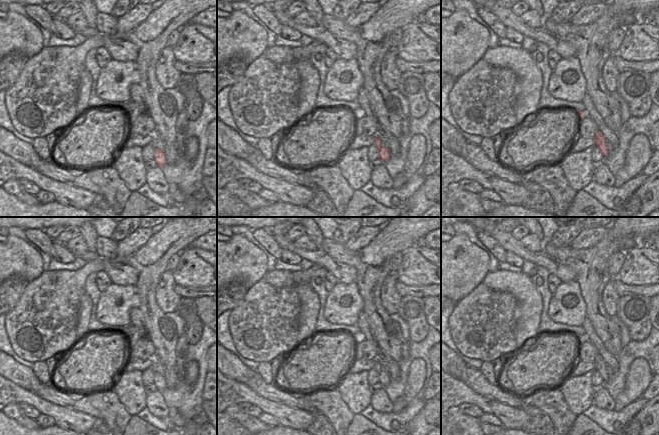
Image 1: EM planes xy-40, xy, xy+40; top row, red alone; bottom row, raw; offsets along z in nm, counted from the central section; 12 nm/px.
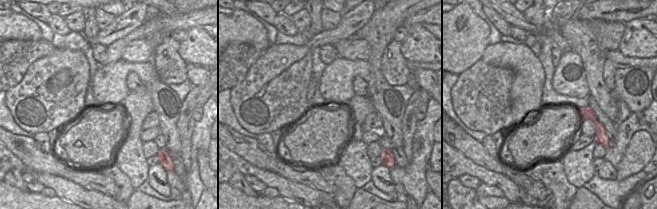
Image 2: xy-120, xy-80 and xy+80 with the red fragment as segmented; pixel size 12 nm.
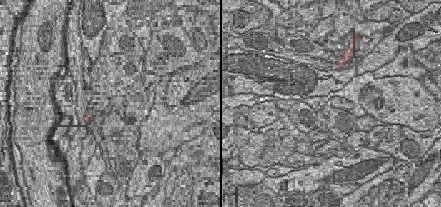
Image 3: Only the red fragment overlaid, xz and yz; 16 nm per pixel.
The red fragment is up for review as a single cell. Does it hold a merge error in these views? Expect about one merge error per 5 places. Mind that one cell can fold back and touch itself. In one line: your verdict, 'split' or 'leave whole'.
leave whole

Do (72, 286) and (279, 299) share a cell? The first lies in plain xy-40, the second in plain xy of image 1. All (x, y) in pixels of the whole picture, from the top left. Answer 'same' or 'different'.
same

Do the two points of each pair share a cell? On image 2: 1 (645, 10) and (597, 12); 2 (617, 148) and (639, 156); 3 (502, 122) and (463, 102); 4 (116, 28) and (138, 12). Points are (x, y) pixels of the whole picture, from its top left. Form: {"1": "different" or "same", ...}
{"1": "same", "2": "different", "3": "same", "4": "same"}

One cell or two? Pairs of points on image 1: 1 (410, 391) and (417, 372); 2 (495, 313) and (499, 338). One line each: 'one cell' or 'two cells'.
1: one cell
2: one cell

